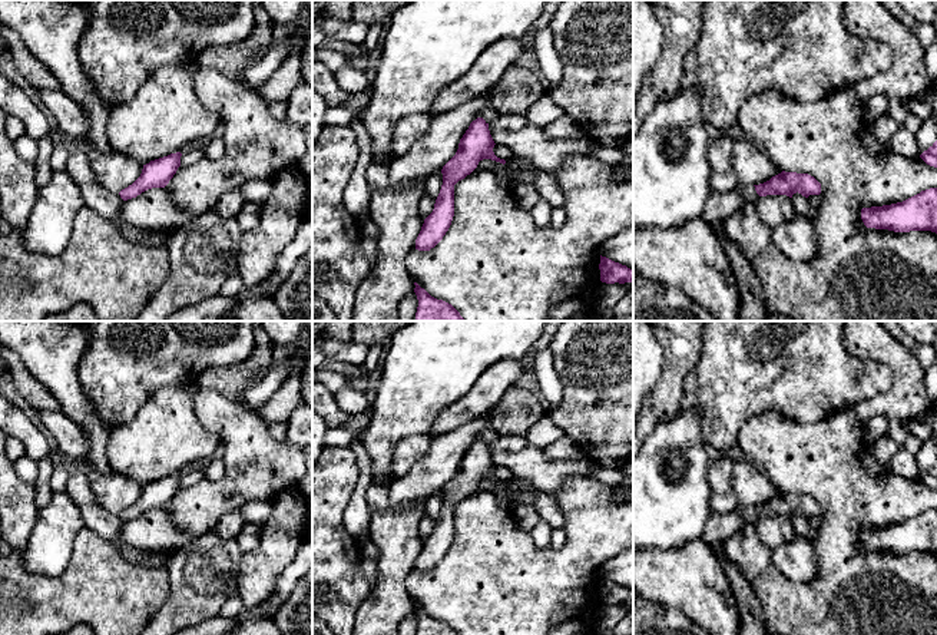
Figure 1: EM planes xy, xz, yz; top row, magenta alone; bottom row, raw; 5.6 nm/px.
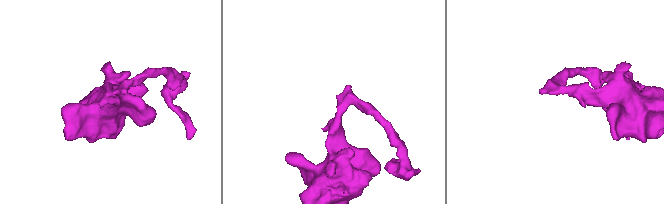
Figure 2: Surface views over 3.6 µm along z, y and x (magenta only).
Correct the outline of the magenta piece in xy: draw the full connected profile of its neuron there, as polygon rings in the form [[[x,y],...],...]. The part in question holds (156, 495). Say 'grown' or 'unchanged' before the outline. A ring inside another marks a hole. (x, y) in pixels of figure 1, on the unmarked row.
unchanged; [[[181,473],[150,482],[143,486],[140,497],[119,513],[123,522],[136,519],[152,509],[165,509],[181,487]]]

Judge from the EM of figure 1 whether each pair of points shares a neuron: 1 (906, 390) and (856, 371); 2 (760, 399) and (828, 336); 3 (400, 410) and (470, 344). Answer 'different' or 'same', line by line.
1: different
2: same
3: same

